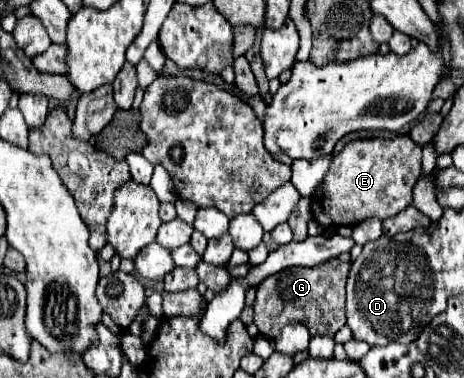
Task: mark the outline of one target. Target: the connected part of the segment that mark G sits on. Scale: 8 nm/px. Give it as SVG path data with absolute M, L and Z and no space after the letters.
M330 259L316 267L288 267L264 279L256 287L258 293L254 303L254 323L258 325L258 331L268 339L276 339L284 325L304 323L310 329L310 335L334 335L346 325L344 303L350 265L350 261L342 263Z

